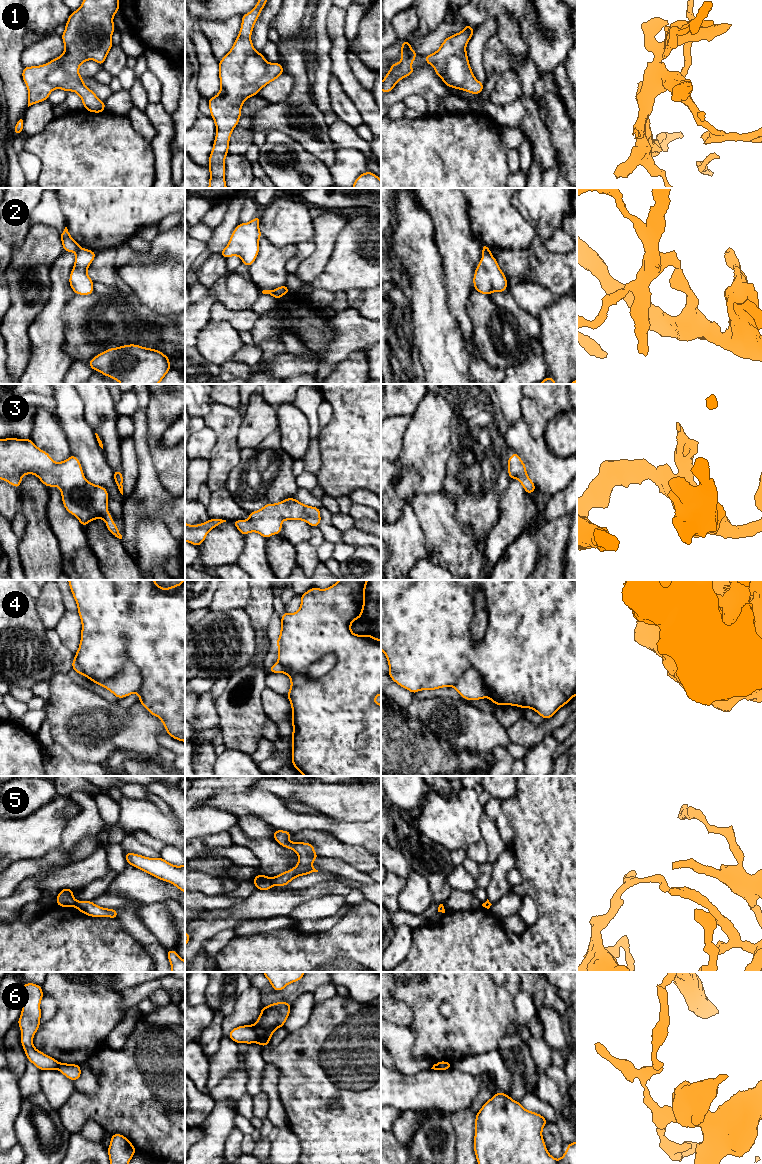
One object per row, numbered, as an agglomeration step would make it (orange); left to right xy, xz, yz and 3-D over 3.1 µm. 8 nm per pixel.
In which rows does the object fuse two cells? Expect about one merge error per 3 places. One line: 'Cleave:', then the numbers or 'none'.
Cleave: 2, 4, 5, 6

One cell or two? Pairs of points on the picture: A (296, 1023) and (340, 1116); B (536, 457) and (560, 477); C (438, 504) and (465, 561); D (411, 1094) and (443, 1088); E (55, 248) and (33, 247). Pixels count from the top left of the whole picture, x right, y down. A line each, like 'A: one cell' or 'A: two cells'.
A: two cells
B: one cell
C: one cell
D: one cell
E: one cell

